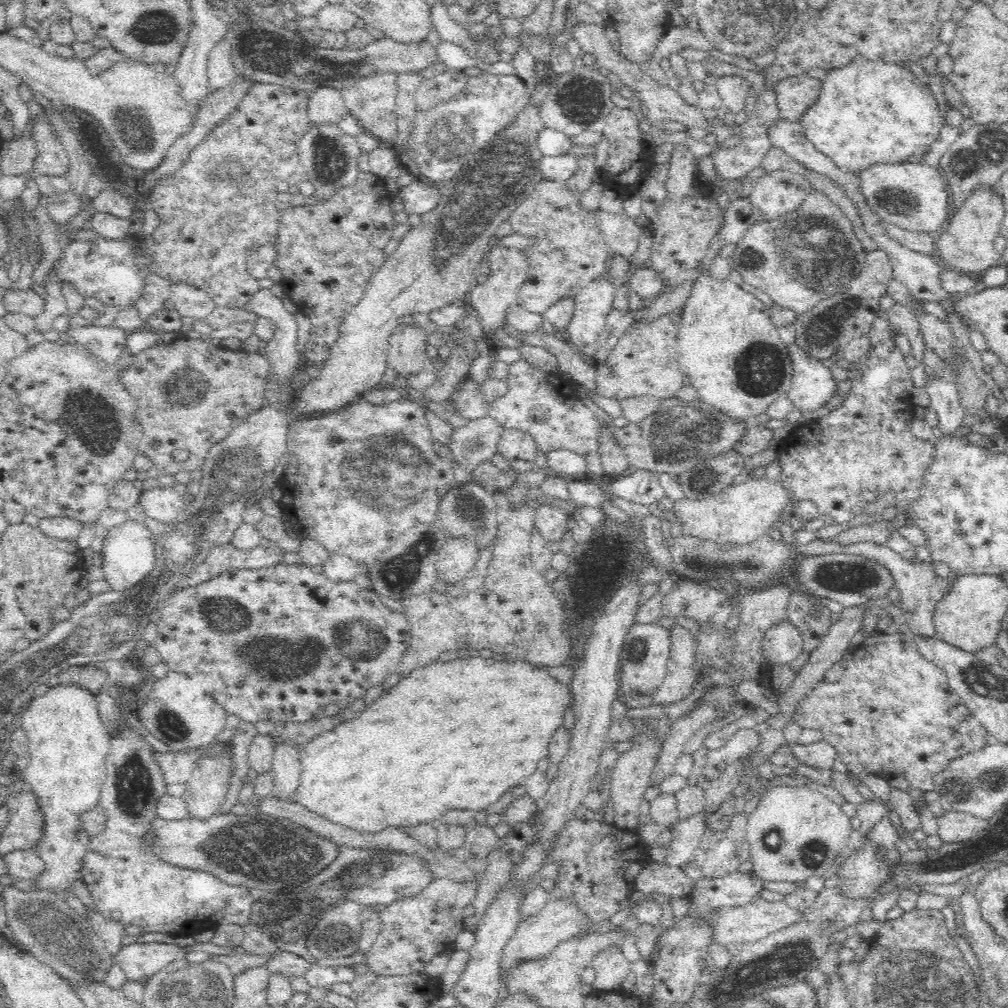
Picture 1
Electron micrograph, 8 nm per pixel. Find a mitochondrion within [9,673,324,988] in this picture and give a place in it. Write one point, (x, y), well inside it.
(53, 933)

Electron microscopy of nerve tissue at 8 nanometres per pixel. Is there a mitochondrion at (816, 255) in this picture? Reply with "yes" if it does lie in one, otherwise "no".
yes

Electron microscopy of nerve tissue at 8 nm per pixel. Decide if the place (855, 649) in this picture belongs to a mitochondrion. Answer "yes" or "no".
no

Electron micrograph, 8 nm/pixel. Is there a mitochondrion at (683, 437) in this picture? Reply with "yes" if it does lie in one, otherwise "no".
yes

